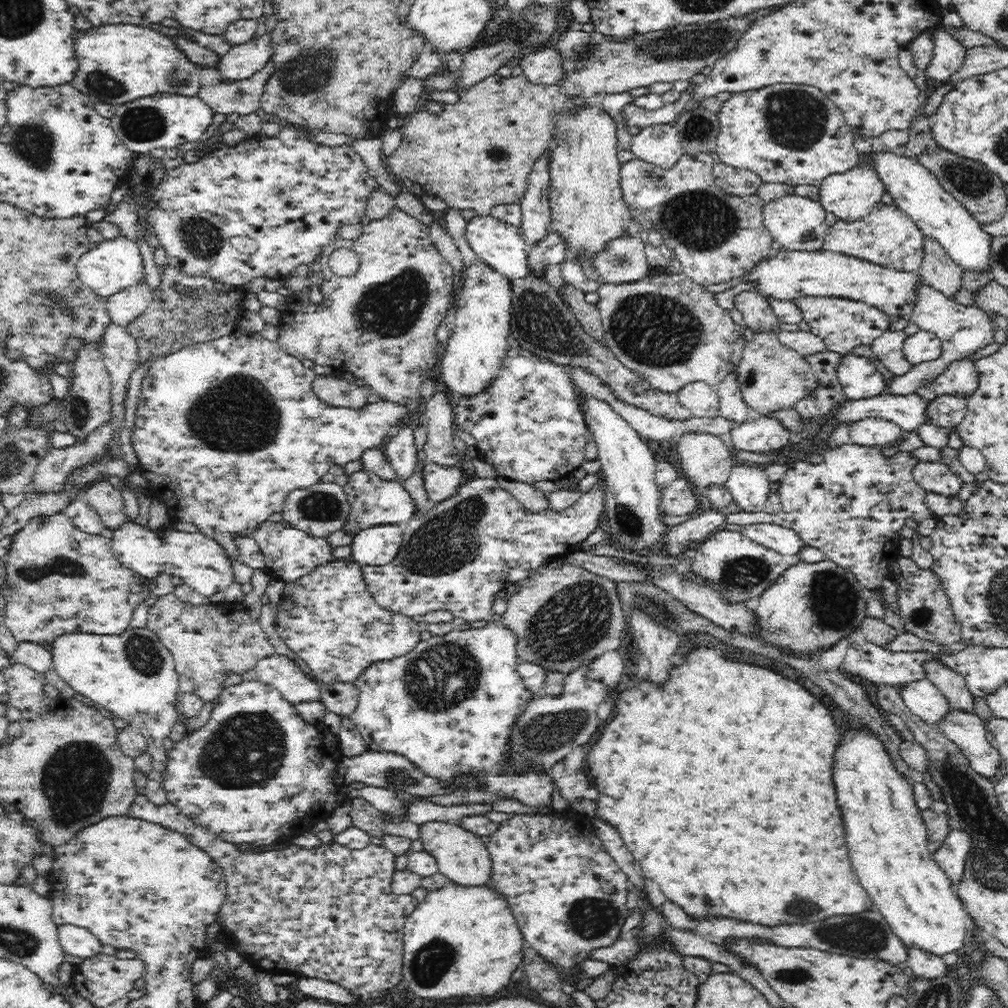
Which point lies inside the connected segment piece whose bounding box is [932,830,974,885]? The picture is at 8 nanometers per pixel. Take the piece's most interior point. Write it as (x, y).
(950, 856)

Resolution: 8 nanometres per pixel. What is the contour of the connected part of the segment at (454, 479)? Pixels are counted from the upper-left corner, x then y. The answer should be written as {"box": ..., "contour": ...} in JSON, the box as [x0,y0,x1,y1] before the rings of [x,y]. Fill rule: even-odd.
{"box":[419,462,462,502],"contour":[[[424,462],[419,466],[422,486],[427,497],[434,502],[440,502],[454,494],[454,490],[462,482],[462,473],[459,467],[440,467],[434,463]]]}

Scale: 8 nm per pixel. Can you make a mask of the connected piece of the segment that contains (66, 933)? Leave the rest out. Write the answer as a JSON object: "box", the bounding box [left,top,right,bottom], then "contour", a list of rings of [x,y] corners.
{"box":[59,926,104,958],"contour":[[[59,926],[59,939],[67,954],[80,958],[92,958],[104,952],[104,944],[89,930],[72,926]]]}

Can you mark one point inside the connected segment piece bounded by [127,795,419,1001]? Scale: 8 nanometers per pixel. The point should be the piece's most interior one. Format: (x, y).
(328, 911)

